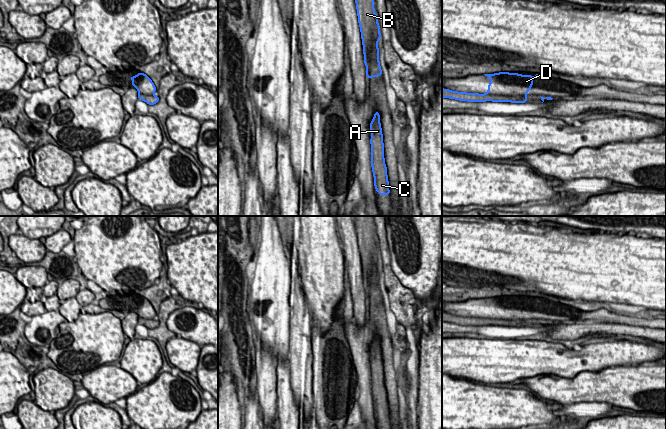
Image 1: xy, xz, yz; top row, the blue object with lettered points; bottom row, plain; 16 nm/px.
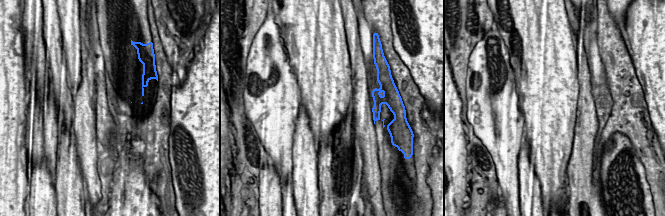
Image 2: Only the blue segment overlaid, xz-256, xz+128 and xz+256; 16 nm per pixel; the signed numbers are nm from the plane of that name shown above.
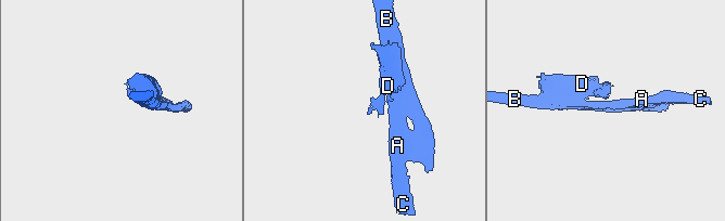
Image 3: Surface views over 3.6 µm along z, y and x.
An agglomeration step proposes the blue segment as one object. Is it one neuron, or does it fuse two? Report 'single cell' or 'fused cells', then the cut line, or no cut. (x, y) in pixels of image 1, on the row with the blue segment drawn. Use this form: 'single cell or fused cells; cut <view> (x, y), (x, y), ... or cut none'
fused cells; cut yz (486, 93), (525, 96)

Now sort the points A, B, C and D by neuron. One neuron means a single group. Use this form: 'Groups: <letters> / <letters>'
Groups: A B C / D

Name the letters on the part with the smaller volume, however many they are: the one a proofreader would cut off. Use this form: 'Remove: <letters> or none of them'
Remove: D

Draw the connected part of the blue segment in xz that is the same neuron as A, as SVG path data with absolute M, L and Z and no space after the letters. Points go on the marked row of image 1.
M375 112L370 123L371 130L371 167L374 177L374 186L379 195L389 195L389 181L384 158L383 134L380 123L380 114Z

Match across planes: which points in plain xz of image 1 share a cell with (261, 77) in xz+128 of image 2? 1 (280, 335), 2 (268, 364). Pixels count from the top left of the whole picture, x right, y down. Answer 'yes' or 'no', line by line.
1: yes
2: no

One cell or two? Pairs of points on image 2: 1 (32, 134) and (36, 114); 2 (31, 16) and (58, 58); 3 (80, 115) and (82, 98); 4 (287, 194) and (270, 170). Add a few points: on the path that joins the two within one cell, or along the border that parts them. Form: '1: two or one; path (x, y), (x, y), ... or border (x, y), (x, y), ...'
1: one; path (34, 129), (35, 119)
2: two; border (43, 40), (45, 44)
3: one; path (82, 111), (82, 102)
4: two; border (281, 185), (282, 205)

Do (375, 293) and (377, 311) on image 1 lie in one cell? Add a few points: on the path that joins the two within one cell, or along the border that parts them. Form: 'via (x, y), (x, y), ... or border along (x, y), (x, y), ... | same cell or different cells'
via (375, 297), (376, 307) | same cell

